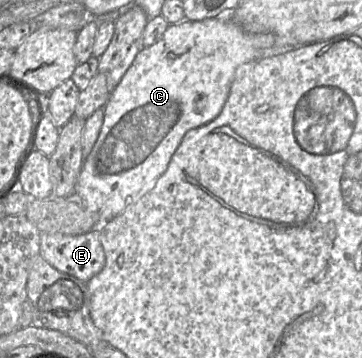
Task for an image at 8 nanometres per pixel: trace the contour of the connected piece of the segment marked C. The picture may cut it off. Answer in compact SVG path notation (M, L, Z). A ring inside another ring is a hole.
M228 17L205 19L202 21L183 20L177 24L171 24L163 34L163 37L154 45L144 47L135 57L132 65L126 71L118 85L111 91L105 104L104 120L99 136L86 156L75 186L75 197L65 199L79 200L87 209L99 215L99 225L121 214L129 204L141 198L149 192L165 173L168 165L179 147L185 134L194 128L200 127L215 119L222 111L227 100L236 69L245 64L263 58L263 51L274 46L276 37L272 33L252 34L244 31L239 25L229 20Z

